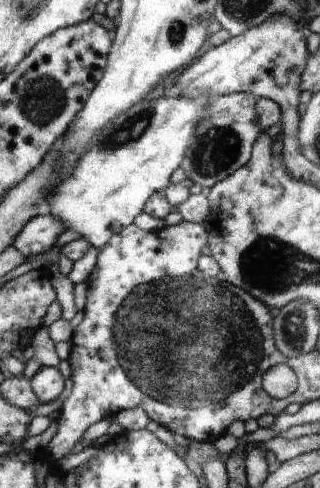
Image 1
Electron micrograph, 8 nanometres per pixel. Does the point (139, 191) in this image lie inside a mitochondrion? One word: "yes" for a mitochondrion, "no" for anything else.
no

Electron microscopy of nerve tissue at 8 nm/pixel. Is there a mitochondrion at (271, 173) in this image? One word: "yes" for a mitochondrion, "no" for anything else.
no

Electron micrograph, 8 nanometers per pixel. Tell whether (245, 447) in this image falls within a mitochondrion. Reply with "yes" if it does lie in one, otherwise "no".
no

